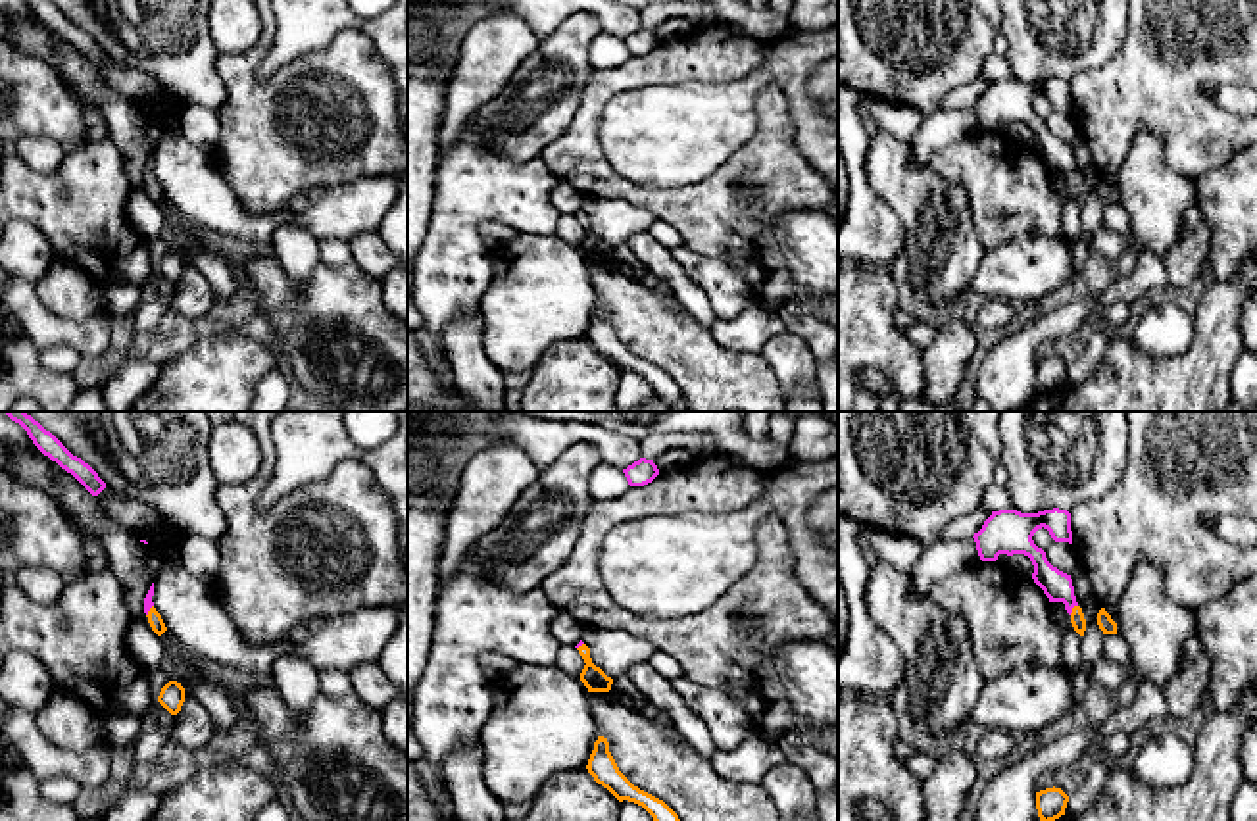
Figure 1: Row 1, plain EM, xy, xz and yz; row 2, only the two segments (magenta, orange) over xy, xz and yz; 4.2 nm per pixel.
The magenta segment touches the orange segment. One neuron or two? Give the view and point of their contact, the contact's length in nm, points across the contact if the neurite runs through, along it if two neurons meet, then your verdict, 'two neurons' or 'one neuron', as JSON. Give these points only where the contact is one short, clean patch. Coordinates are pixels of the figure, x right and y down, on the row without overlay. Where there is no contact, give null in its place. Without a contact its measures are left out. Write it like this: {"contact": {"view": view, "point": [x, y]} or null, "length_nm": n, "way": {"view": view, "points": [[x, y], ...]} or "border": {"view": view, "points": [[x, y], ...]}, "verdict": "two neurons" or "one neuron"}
{"contact": {"view": "yz", "point": [1071, 179]}, "length_nm": 60, "way": {"view": "yz", "points": [[1058, 156], [1067, 166], [1071, 179], [1077, 187]]}, "verdict": "one neuron"}

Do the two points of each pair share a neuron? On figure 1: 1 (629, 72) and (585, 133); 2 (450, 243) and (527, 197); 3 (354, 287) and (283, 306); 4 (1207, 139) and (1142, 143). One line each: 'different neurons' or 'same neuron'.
1: same neuron
2: same neuron
3: same neuron
4: different neurons

